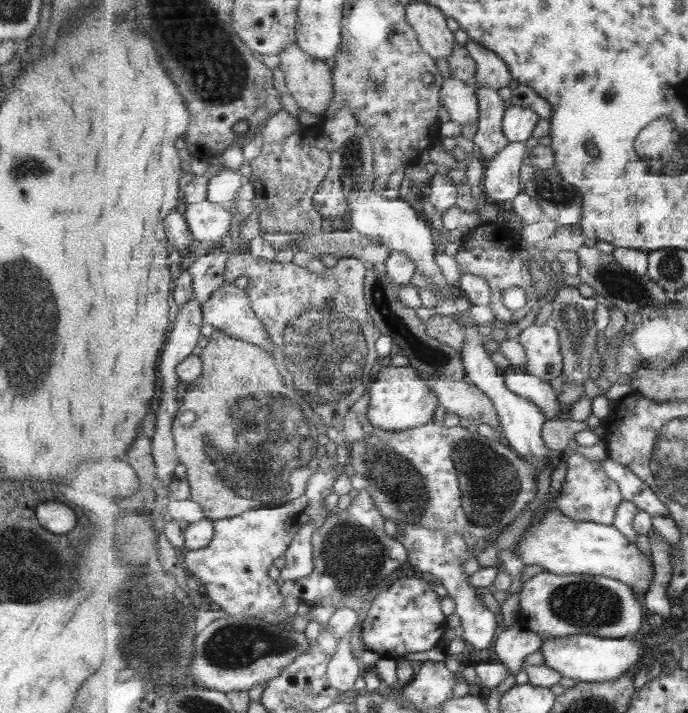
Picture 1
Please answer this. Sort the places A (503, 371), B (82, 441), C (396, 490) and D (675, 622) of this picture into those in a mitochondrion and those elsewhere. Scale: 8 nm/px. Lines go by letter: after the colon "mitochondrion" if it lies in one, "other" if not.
A: other
B: other
C: mitochondrion
D: other

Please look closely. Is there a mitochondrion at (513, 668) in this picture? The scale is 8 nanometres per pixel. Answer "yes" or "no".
no

